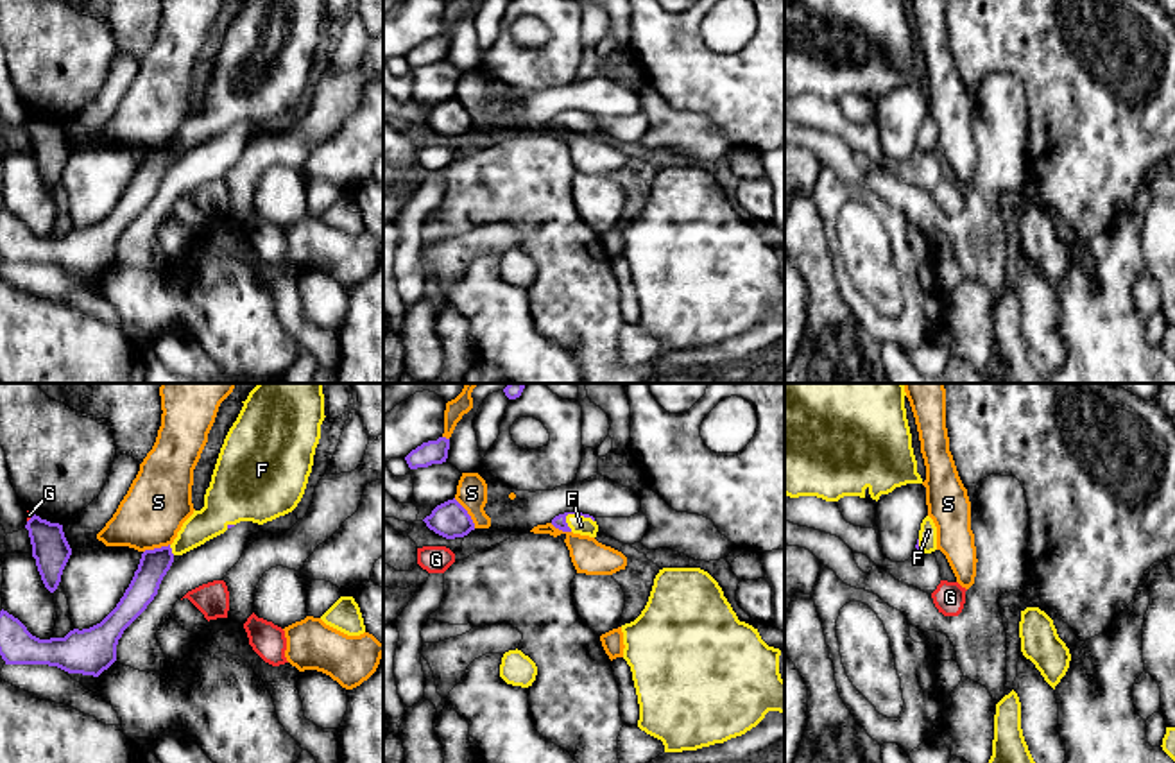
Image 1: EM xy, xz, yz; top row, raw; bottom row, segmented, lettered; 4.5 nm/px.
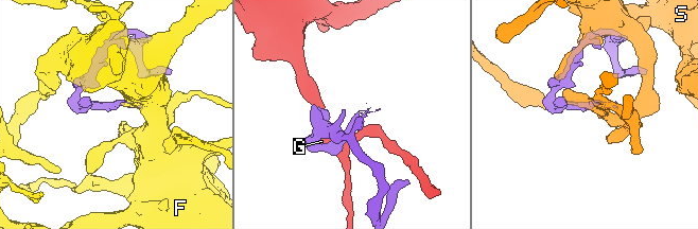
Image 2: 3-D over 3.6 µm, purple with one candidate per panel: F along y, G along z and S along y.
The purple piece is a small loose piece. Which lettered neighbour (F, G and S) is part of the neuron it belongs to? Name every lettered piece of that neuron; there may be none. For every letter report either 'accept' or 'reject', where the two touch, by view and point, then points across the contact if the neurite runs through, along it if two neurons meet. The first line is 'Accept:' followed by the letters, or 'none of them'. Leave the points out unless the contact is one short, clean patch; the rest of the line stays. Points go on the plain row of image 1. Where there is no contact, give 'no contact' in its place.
Accept: F
F: accept; contact xz (579, 111); way xz (559, 120), (568, 113), (579, 111), (581, 124)
G: reject; contact xy (31, 117)
S: reject; contact xz (466, 111)

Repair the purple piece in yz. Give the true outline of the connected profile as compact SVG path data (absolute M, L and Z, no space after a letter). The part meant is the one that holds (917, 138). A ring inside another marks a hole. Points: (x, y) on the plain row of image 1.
M926 115L921 122L915 147L924 152L931 152L937 149L937 125L930 115Z

